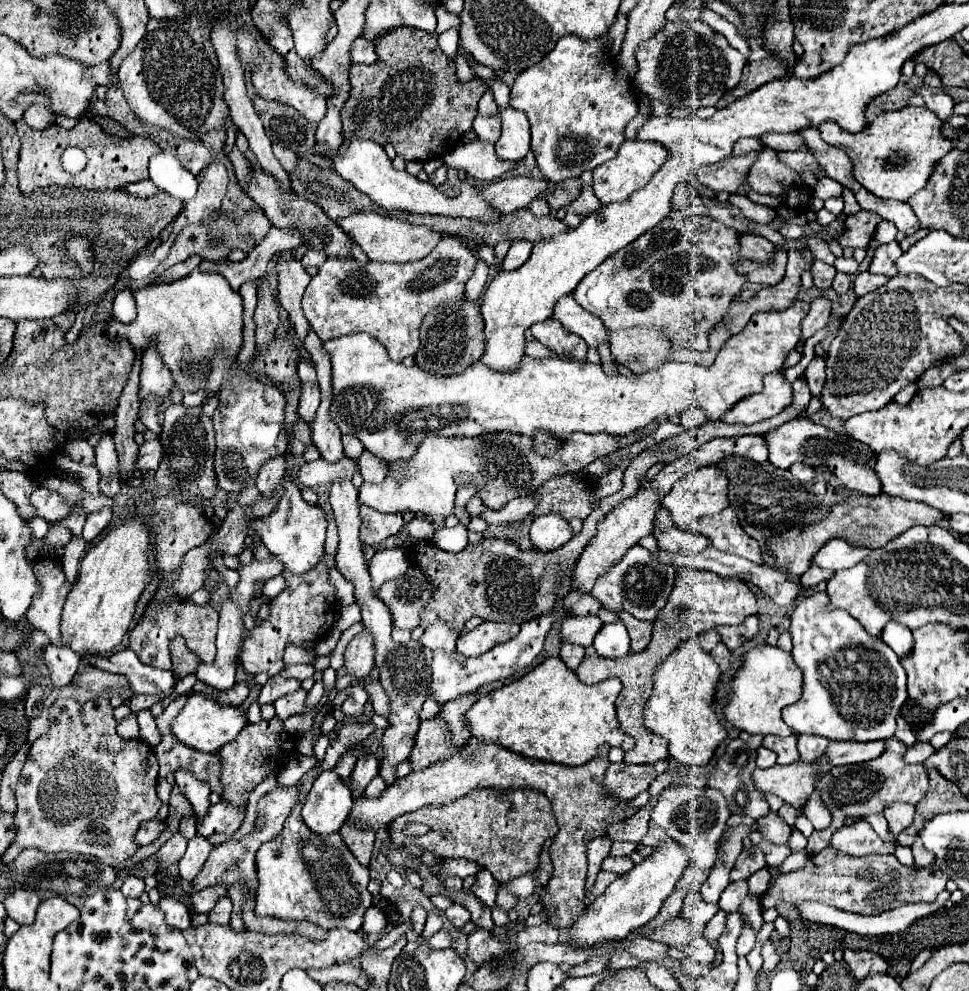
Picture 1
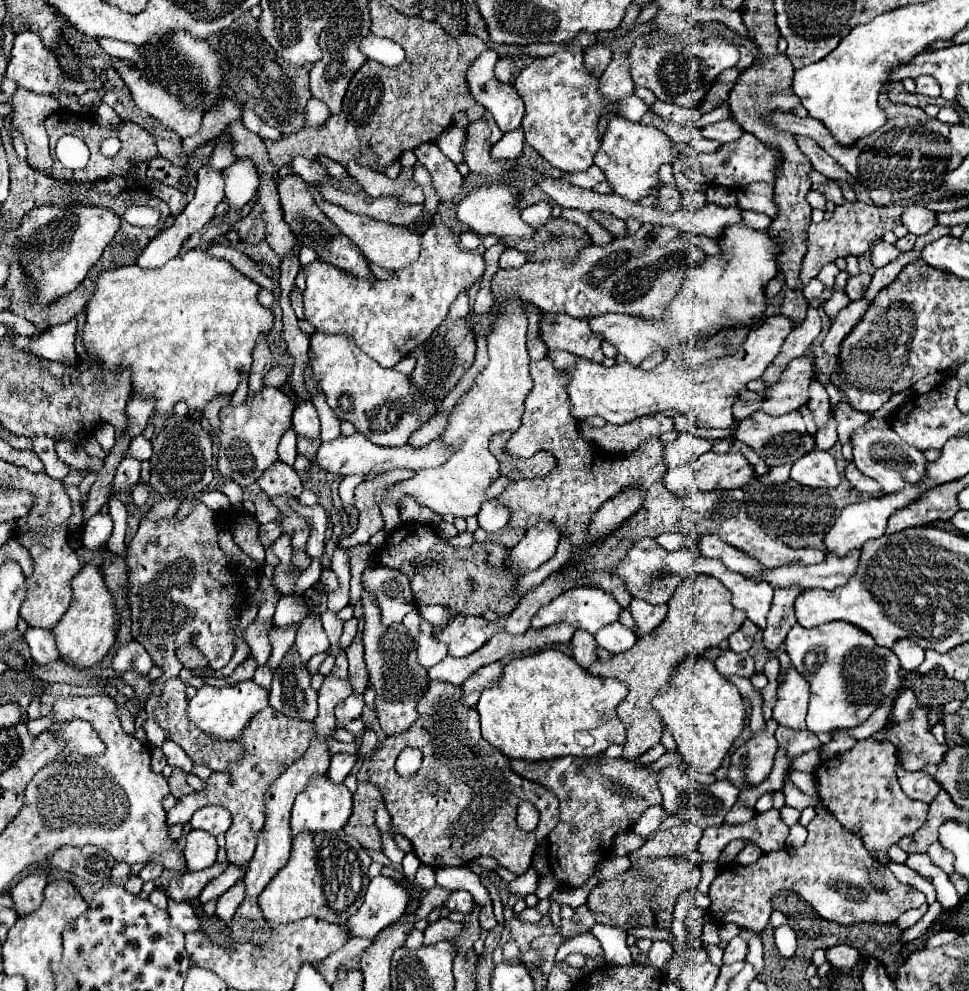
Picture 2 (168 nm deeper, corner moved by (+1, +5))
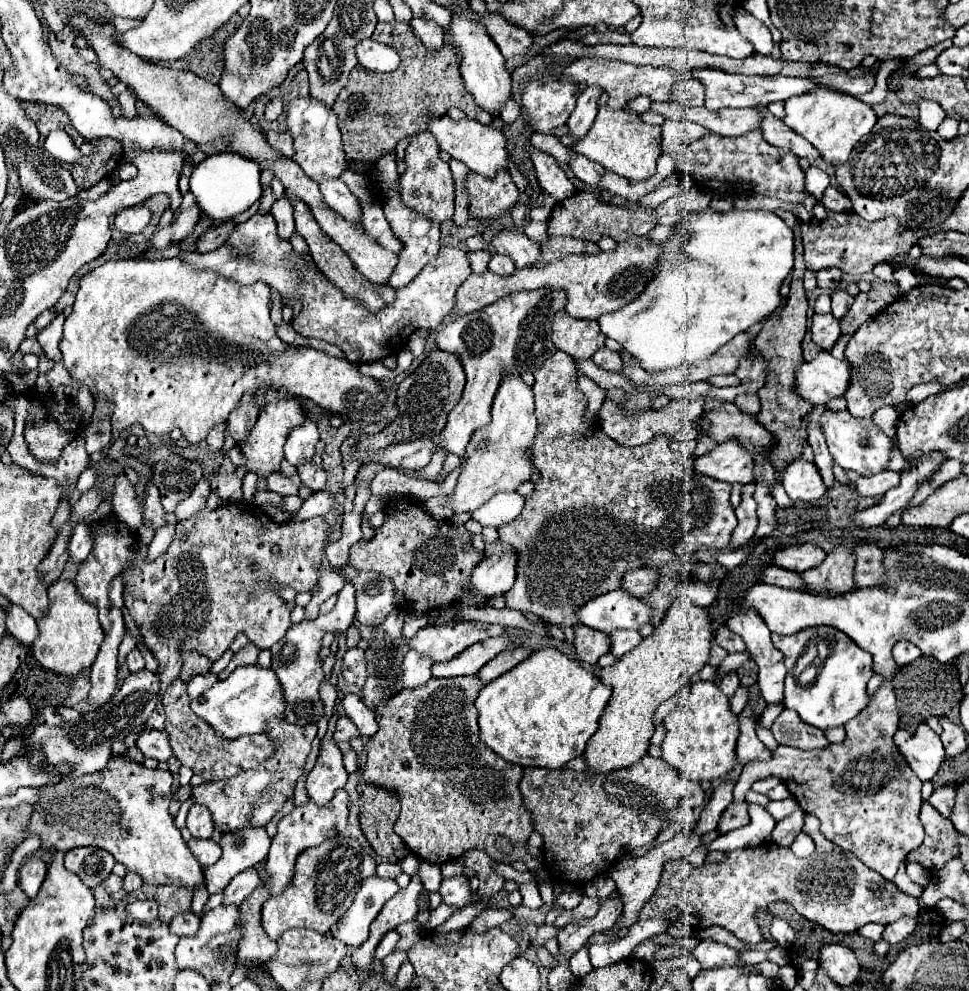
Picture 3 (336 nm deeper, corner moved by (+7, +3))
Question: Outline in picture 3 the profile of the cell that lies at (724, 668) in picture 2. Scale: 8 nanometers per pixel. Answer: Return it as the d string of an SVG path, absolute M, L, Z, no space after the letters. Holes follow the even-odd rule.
M727 672L727 674L723 674L723 678L719 680L719 688L721 688L727 696L733 696L733 692L737 690L737 686L739 686L737 672Z

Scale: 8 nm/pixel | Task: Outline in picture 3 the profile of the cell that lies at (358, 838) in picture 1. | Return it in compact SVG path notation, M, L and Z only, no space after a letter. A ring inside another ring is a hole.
M359 784L359 826L371 844L373 852L383 858L393 858L393 850L405 846L403 840L393 832L393 824L399 814L399 800L383 788Z

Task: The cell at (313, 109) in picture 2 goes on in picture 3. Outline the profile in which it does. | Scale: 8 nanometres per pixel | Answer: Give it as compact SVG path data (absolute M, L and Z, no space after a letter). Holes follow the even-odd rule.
M307 96L297 98L289 104L287 112L287 130L293 136L295 156L293 160L303 168L303 172L319 182L323 178L339 178L339 174L345 170L345 154L341 148L341 132L337 128L337 116L331 108L321 104L319 100Z

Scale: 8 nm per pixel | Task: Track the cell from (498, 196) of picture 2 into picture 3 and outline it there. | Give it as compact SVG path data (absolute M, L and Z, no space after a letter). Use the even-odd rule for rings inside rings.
M517 228L495 234L491 238L491 244L497 254L509 256L517 268L529 268L541 258L539 246L531 238L527 238L523 232L519 232Z

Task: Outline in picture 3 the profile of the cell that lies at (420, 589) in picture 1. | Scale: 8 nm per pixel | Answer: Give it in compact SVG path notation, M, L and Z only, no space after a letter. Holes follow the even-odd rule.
M343 566L339 572L355 586L357 600L357 620L363 626L379 626L397 608L395 586L391 580L377 572L361 572L353 566Z

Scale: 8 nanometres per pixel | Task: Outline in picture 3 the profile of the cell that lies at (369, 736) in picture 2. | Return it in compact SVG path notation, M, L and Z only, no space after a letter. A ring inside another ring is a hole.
M347 694L341 702L345 714L351 718L351 722L359 728L361 736L371 738L377 730L377 722L375 722L375 714L363 704L363 700L357 694Z

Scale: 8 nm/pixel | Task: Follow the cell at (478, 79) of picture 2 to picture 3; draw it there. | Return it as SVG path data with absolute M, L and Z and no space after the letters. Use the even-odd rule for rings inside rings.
M451 8L451 12L453 12L453 18L449 24L449 32L453 38L453 46L461 50L459 72L461 72L463 84L467 92L475 98L475 104L479 104L479 108L483 108L485 112L491 112L491 116L499 116L501 108L511 98L511 74L507 74L505 70L503 56L497 44L487 36L487 30L477 20L473 20L465 12L459 12L457 8Z

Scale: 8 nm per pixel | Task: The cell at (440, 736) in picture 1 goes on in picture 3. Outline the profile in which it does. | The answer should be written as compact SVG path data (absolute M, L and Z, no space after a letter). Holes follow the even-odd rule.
M459 676L431 678L423 686L403 690L393 696L375 714L379 730L367 742L367 760L359 782L385 788L387 792L399 796L401 812L395 822L395 834L423 862L441 866L461 858L473 848L479 848L503 864L513 864L519 860L529 868L535 868L539 866L539 858L531 858L525 850L525 844L535 828L531 812L525 808L523 794L519 790L523 768L503 760L481 742L475 712L475 698L479 696L479 690L479 680L475 680L475 676ZM497 836L507 836L515 850L511 854L501 854L495 848Z

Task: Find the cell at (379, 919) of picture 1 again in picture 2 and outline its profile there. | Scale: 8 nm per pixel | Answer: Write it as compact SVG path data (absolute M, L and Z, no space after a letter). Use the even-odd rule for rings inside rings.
M377 876L371 880L363 906L345 922L351 936L373 940L385 926L393 924L407 908L407 886L393 878Z

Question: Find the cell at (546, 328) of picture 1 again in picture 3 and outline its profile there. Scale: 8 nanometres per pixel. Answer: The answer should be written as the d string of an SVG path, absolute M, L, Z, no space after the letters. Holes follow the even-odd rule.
M557 312L551 322L551 340L555 348L569 354L573 360L591 358L603 346L603 332L593 320L575 320L565 312Z

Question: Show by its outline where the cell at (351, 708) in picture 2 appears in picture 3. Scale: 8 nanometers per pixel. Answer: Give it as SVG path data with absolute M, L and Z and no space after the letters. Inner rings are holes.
M341 716L337 720L337 728L335 728L335 734L333 734L333 740L335 742L349 742L351 738L359 736L355 724L351 724L351 720L347 716Z

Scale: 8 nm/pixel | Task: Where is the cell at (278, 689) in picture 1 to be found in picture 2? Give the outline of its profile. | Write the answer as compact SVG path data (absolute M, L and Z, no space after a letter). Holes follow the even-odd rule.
M309 614L301 622L297 638L295 638L297 650L301 652L301 662L307 662L313 654L325 652L331 646L329 640L327 640L325 630L321 626L321 618L315 618L315 616L319 616L319 614Z

